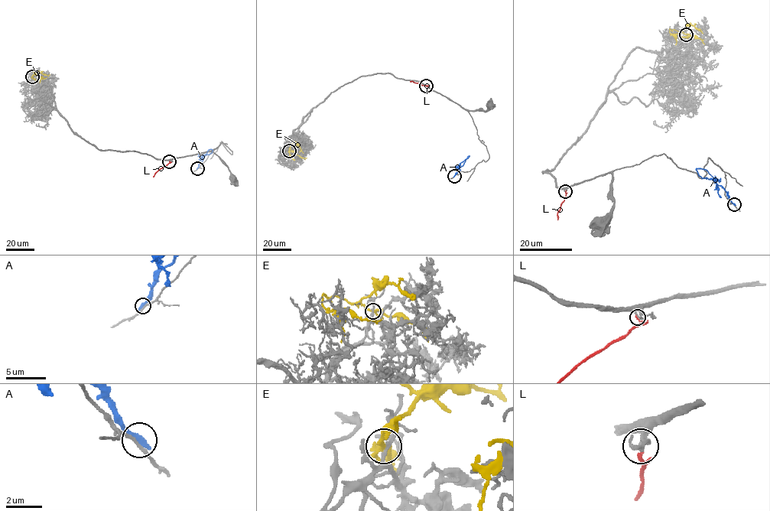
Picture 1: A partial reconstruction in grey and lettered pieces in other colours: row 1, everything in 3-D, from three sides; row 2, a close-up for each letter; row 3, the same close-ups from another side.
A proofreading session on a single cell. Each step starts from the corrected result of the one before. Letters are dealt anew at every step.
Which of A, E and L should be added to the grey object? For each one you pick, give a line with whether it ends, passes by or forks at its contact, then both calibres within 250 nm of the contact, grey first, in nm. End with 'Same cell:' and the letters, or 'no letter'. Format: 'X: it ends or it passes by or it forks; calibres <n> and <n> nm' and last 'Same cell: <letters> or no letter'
Same cell: no letter

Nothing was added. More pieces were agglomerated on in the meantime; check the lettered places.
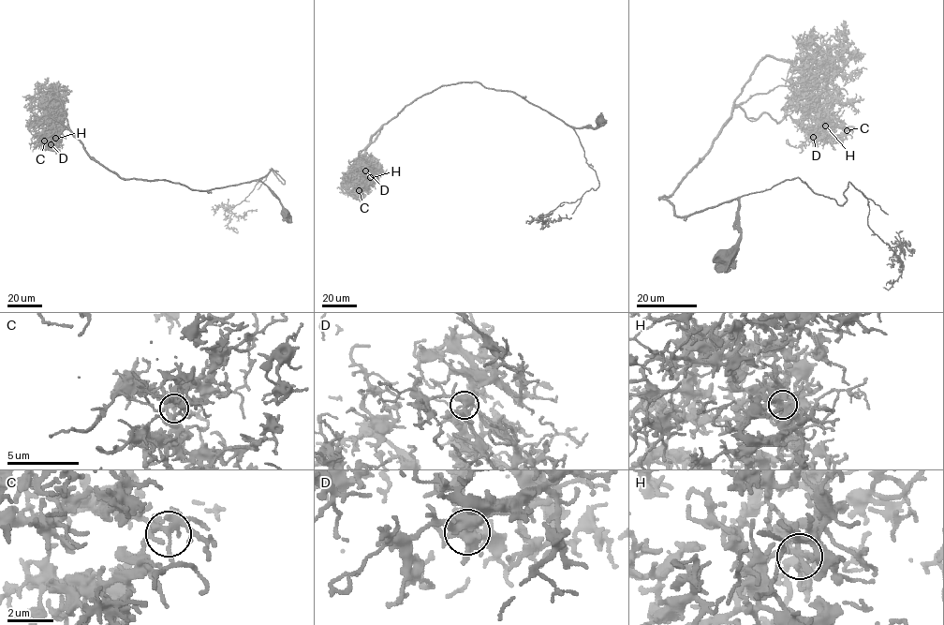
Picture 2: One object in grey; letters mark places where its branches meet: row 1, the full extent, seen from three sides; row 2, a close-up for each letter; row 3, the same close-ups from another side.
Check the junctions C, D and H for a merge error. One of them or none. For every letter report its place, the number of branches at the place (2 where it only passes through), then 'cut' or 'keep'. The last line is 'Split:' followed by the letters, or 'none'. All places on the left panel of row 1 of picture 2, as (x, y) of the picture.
C: (44, 141) | 6 | keep
D: (51, 144) | 6 | keep
H: (55, 138) | 7 | keep
Split: none

